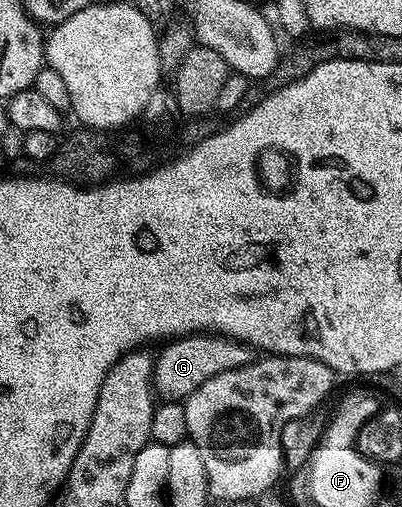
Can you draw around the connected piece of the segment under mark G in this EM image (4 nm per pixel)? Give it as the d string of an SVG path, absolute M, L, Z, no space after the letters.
M190 333L186 337L169 340L161 349L164 350L155 356L152 367L152 387L166 401L183 402L194 391L198 391L206 379L214 379L214 375L222 375L222 371L234 371L254 359L253 350L245 342L235 341L233 337L221 337L219 333Z

